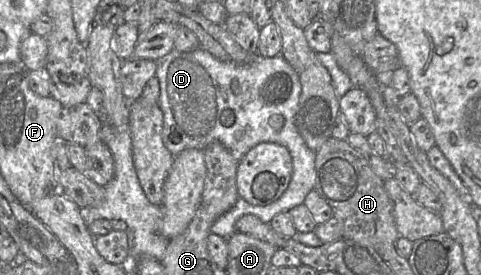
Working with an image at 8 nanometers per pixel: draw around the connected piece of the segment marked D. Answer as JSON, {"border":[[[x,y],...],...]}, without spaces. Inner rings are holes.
{"border":[[[201,47],[190,52],[174,48],[156,60],[155,75],[160,86],[158,103],[163,113],[162,140],[174,156],[189,148],[204,150],[216,141],[230,150],[237,160],[261,142],[281,144],[291,155],[292,176],[284,193],[265,206],[253,205],[239,197],[235,205],[211,226],[211,232],[223,238],[236,232],[235,224],[243,215],[253,214],[269,224],[278,213],[303,204],[316,182],[315,152],[307,146],[295,123],[302,90],[299,73],[281,54],[273,57],[264,57],[258,52],[252,54],[252,63],[240,65],[221,61]],[[274,114],[284,118],[281,129],[268,124],[269,117]]]}

